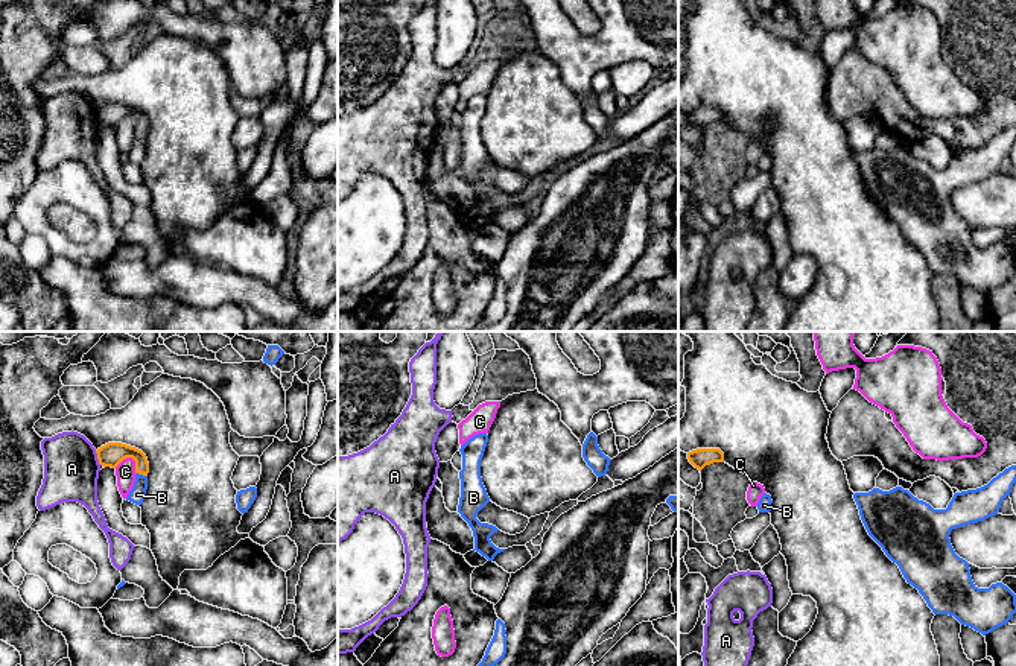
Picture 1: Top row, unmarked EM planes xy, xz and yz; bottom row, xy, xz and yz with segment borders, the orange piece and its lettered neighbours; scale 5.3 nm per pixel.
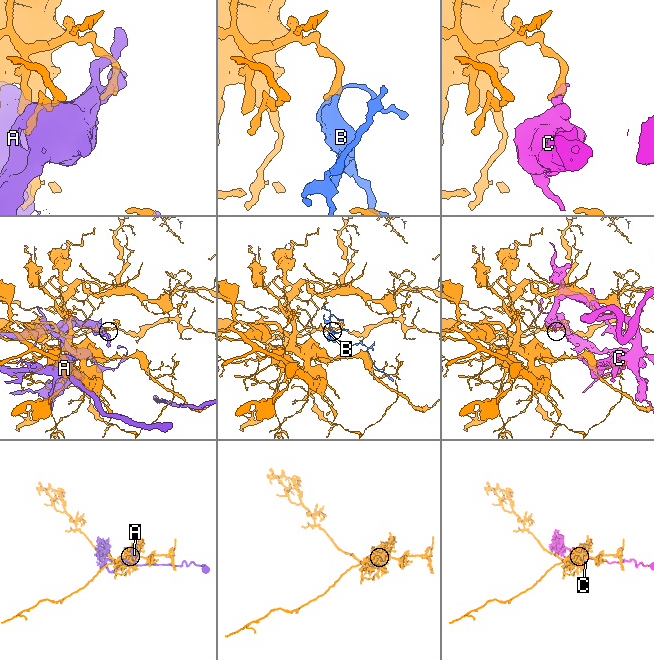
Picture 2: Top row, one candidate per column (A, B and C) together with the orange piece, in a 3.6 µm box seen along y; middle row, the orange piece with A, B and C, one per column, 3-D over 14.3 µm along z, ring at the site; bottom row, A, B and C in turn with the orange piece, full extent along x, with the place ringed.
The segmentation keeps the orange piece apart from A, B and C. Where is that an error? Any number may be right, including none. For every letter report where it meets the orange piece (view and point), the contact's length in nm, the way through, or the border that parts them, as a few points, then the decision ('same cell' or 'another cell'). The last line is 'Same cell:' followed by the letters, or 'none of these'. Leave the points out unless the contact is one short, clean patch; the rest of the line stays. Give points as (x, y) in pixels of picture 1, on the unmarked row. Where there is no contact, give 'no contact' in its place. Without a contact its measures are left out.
A: xy (98, 117) | 90 nm | another cell
B: xy (142, 133) | 60 nm | across xy (110, 114), (133, 113), (142, 133), (137, 154) | same cell
C: xy (125, 117) | 120 nm | another cell
Same cell: B

